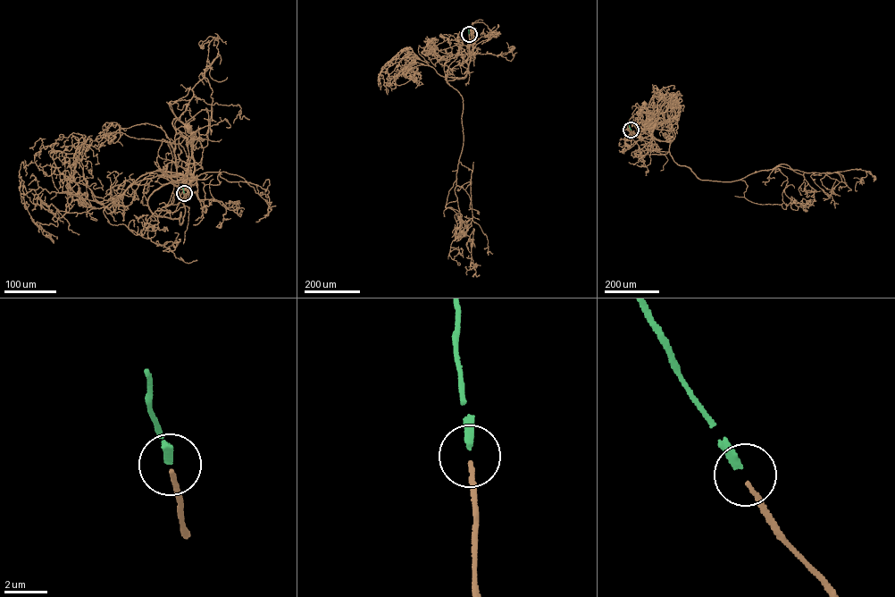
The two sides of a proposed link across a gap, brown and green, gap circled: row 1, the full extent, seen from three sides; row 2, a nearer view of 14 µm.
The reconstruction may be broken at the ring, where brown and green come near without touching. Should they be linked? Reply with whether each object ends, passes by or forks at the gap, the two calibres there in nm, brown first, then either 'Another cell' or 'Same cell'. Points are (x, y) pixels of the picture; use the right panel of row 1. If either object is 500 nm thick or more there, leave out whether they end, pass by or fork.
At the ring brown ends. At the ring green ends. Thickness 200 nm (brown) against 380 nm. Same cell

